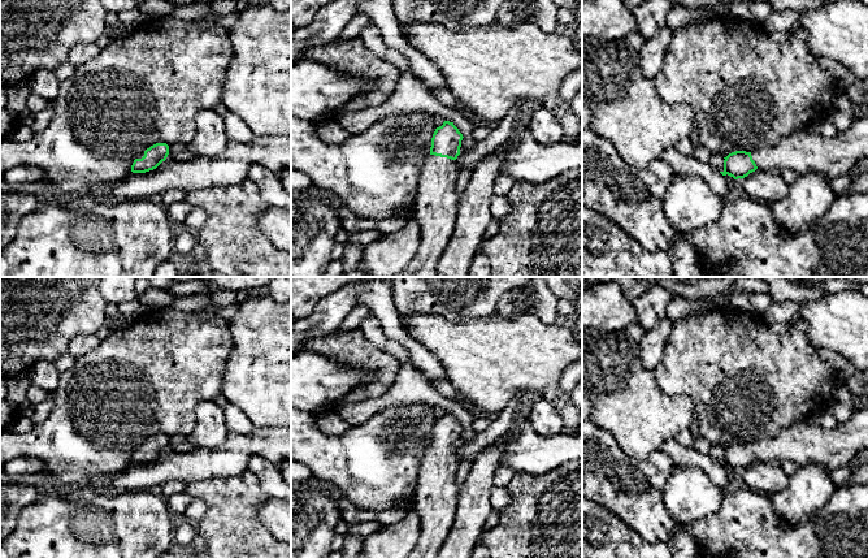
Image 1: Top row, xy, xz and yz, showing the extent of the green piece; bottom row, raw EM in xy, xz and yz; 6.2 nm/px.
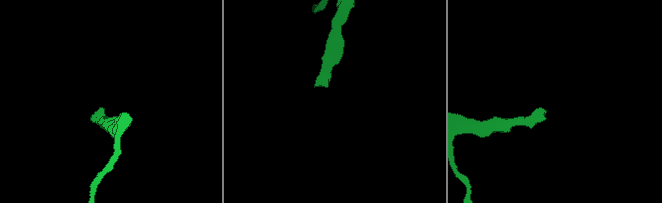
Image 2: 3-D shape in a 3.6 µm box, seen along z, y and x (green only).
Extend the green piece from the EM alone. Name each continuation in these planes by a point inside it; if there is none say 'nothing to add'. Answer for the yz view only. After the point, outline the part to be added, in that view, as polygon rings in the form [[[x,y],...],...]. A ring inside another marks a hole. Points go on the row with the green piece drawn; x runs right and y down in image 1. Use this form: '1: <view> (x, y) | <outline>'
1: yz (802, 151) | [[[868,113],[832,138],[806,127],[787,134],[773,146],[755,148],[751,156],[756,166],[767,172],[787,169],[795,176],[845,176],[860,160],[868,159]]]

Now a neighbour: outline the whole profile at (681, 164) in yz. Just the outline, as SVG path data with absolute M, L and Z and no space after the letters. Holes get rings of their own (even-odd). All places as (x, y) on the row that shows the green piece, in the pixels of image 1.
M674 147L664 151L660 160L665 161L678 174L700 176L711 189L720 196L725 198L730 190L726 178L709 164L696 160L694 156L686 156L678 152Z

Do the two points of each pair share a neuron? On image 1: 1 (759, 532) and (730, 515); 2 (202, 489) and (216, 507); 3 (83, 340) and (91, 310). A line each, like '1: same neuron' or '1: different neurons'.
1: same neuron
2: same neuron
3: different neurons

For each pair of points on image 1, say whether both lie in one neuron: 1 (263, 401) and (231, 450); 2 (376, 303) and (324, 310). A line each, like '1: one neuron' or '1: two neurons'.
1: two neurons
2: one neuron

